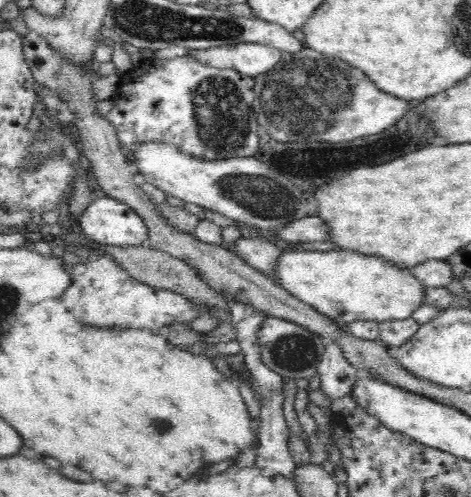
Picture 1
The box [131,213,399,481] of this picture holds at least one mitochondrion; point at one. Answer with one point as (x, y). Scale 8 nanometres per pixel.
(291, 351)

